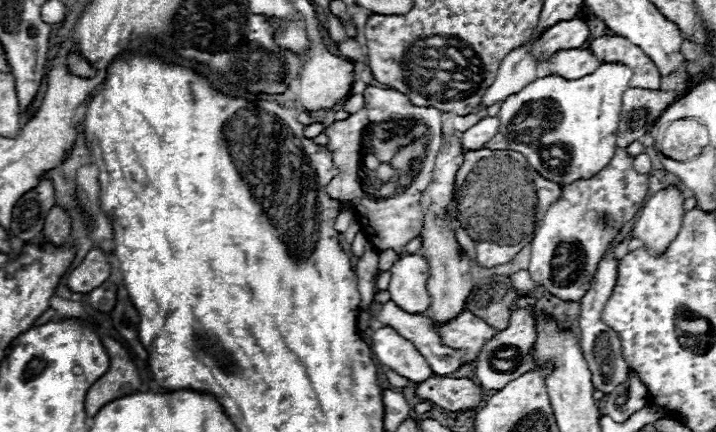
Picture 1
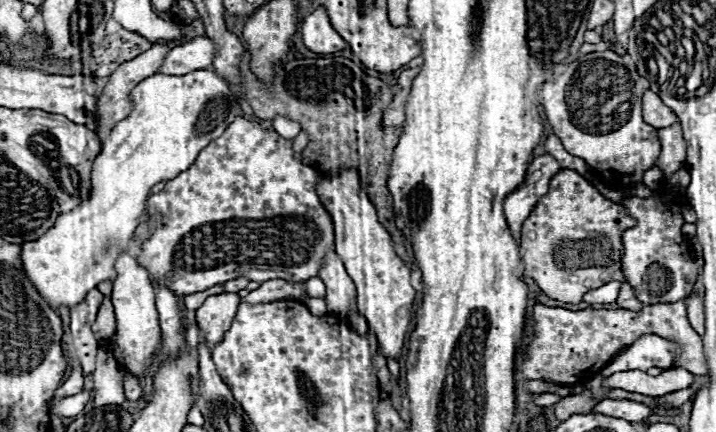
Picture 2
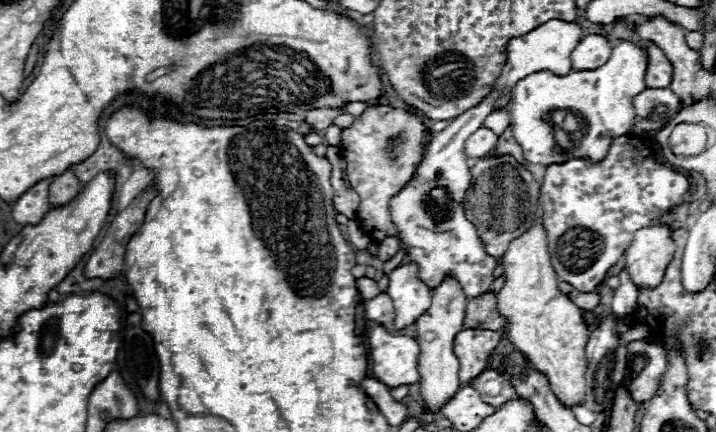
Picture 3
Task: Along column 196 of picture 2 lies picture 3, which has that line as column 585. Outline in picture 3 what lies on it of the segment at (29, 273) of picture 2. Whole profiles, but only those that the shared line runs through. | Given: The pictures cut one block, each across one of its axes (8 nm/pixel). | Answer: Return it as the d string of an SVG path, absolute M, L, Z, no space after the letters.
M620 40L612 48L610 60L596 70L580 70L566 76L538 72L520 80L512 90L510 120L524 158L544 166L584 156L590 162L602 160L610 142L628 134L636 122L632 100L646 90L646 68L648 52L634 40Z

